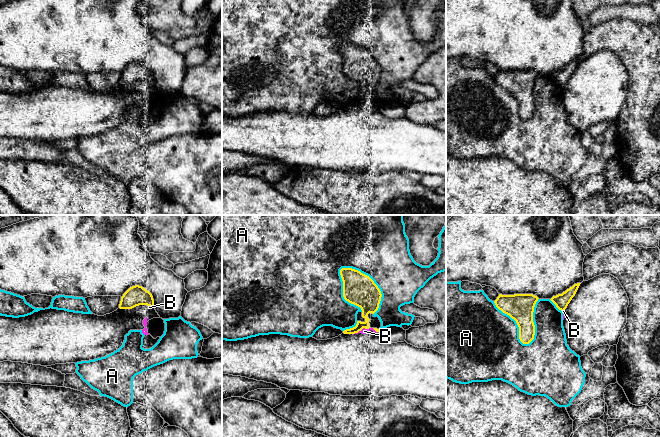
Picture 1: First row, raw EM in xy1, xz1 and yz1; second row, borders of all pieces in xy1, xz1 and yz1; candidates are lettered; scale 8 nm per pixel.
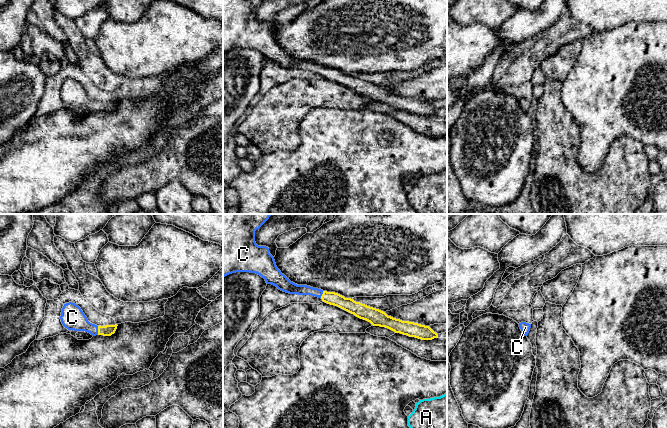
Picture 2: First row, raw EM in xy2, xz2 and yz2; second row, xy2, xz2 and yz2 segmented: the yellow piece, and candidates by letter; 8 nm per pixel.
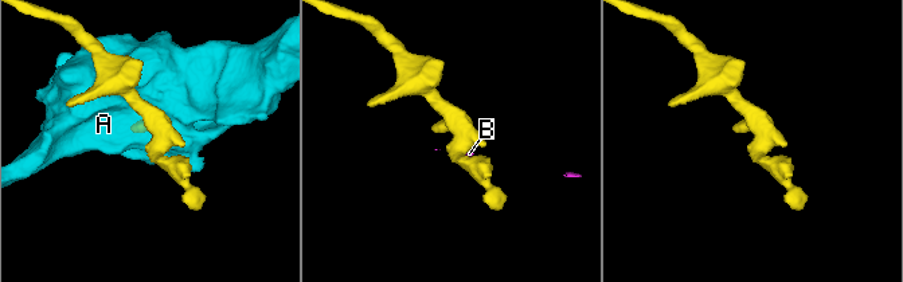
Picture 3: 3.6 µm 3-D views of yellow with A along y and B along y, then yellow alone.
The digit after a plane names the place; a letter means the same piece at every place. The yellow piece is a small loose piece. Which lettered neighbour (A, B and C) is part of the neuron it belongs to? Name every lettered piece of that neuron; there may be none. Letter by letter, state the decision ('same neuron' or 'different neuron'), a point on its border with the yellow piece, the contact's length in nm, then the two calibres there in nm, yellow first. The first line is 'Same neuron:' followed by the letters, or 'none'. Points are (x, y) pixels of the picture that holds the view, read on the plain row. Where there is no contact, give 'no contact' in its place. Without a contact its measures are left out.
Same neuron: C
A: different neuron; meets yellow in xz1 at (373, 58); contact 460 nm long; 260 nm thick on the yellow side, 440 nm on the other
B: different neuron; meets yellow in xz1 at (361, 105); contact 150 nm long; 190 nm thick on the yellow side, 50 nm on the other
C: same neuron; meets yellow in xy2 at (98, 106); contact 70 nm long; 90 nm thick on the yellow side, 190 nm on the other

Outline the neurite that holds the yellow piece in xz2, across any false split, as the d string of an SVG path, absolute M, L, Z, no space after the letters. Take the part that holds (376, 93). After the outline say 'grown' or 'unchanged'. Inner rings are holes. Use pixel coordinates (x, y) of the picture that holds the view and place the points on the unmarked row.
M223 0L223 53L236 48L256 49L264 54L267 60L272 60L283 68L321 74L323 78L354 90L373 102L385 103L395 109L421 116L438 114L438 110L429 102L393 94L379 85L345 74L335 68L291 58L277 44L269 24L256 20L255 7L262 1Z; grown

